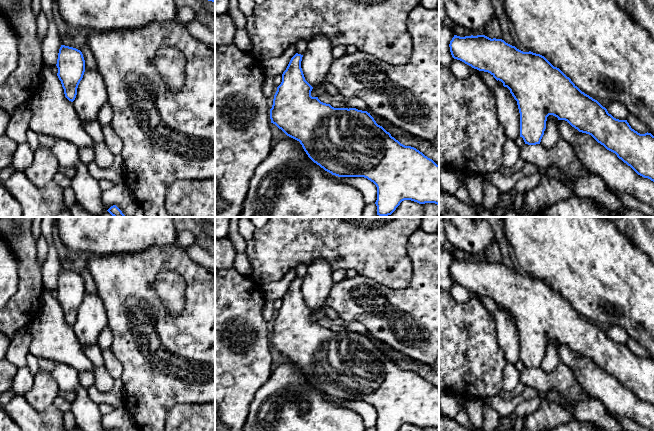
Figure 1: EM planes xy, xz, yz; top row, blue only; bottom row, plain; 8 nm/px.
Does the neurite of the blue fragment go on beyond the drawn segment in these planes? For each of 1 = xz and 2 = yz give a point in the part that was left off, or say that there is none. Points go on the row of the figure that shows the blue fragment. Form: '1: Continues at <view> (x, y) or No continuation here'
1: No continuation here
2: No continuation here

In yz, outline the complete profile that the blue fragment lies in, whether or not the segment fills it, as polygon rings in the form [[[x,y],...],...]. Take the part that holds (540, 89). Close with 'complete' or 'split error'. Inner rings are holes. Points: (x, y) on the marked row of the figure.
[[[454,35],[449,47],[454,59],[460,60],[479,71],[490,73],[497,81],[501,81],[504,87],[510,90],[510,93],[517,101],[520,113],[520,137],[523,138],[525,144],[540,144],[546,129],[547,117],[553,115],[558,120],[567,121],[579,132],[591,135],[607,150],[615,153],[619,159],[630,166],[638,175],[654,182],[654,136],[648,132],[640,134],[631,128],[627,120],[614,118],[605,107],[582,92],[569,77],[559,68],[554,67],[544,56],[531,51],[523,52],[502,39],[491,39],[485,35],[465,37]]]; complete

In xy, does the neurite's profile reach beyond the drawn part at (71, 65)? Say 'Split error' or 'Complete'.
Complete

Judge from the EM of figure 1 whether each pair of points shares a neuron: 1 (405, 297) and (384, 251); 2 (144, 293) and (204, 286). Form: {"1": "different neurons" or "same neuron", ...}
{"1": "different neurons", "2": "same neuron"}

